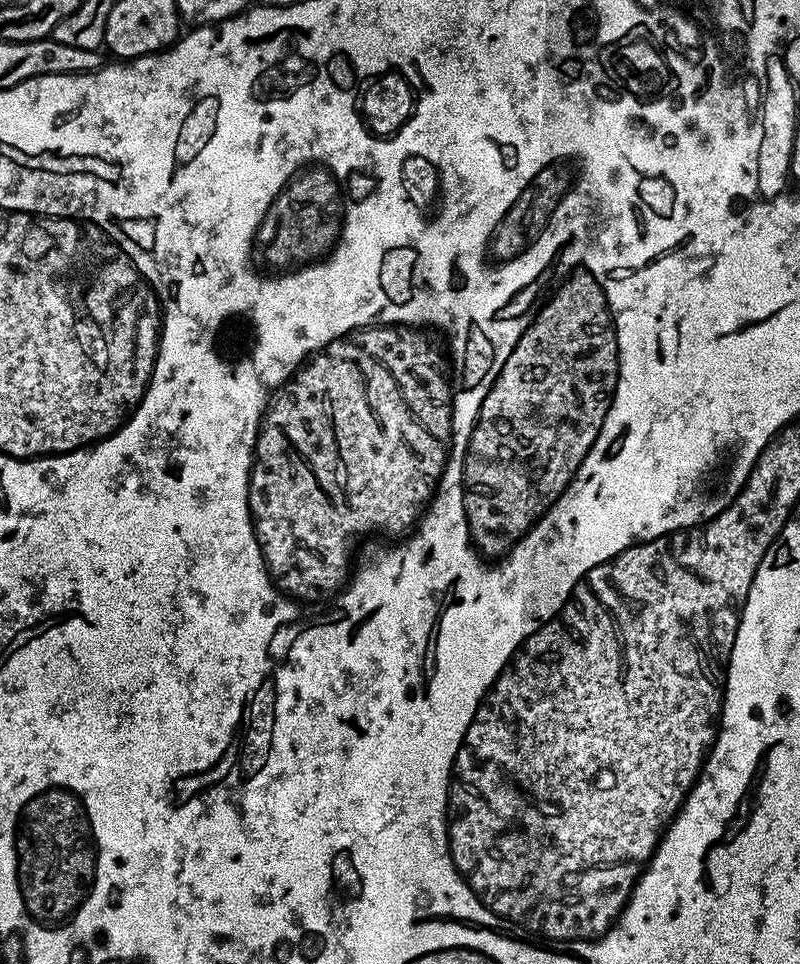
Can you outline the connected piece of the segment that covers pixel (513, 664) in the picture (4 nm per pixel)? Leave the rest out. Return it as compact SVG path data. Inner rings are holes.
M672 532L662 534L653 540L643 540L639 543L632 540L632 544L624 544L624 548L616 548L612 556L604 556L604 560L596 560L596 564L588 564L576 580L572 580L572 588L564 592L564 600L544 616L542 622L538 622L538 630L534 630L516 649L511 661L500 672L500 676L488 689L483 700L476 707L474 718L466 730L464 740L456 755L456 761L452 763L452 779L448 790L448 849L452 851L452 861L460 875L467 880L474 895L479 898L494 915L516 924L524 933L542 940L595 940L604 935L616 919L620 917L620 911L628 903L628 897L632 895L632 887L642 871L656 853L656 845L660 843L661 835L665 828L672 823L677 812L680 811L682 801L688 797L688 792L696 785L700 776L700 770L704 761L708 759L708 753L712 751L712 744L716 741L720 710L724 707L724 677L728 666L728 659L734 646L736 631L740 625L740 619L744 617L746 610L746 594L750 594L750 582L744 580L744 576L704 576L704 580L696 580L696 592L700 592L700 600L692 600L696 592L692 592L692 576L684 580L684 592L676 592L676 580L684 580L684 576L676 576L676 536Z

